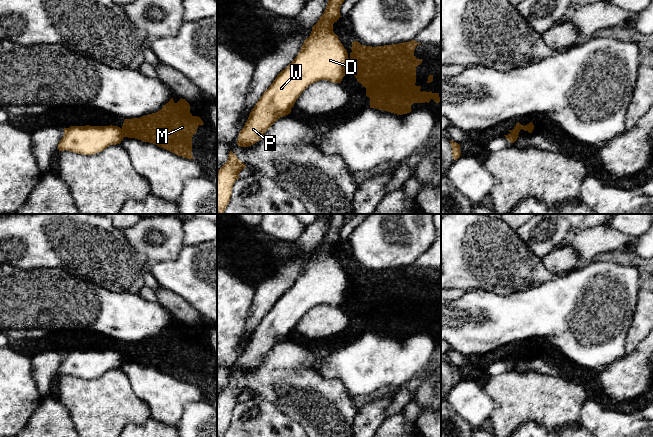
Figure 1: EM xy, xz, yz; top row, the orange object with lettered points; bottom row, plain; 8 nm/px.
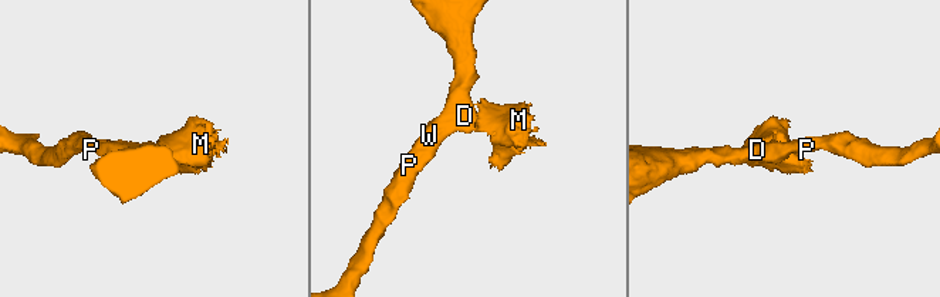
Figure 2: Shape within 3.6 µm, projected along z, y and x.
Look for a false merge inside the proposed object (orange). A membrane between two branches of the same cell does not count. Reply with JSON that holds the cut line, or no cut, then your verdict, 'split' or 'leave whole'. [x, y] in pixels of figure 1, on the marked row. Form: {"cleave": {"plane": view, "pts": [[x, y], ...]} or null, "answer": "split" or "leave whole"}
{"cleave": {"plane": "xy", "pts": [[121, 129], [125, 136]]}, "answer": "split"}

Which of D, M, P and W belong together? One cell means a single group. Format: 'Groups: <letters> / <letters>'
Groups: D P W / M

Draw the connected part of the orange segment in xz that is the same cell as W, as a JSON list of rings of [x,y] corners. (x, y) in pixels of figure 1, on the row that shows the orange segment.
[[[328,0],[325,11],[312,27],[311,34],[304,41],[298,55],[277,75],[251,110],[247,122],[239,133],[238,146],[249,147],[258,142],[275,121],[290,114],[294,103],[309,85],[320,80],[341,83],[349,65],[349,58],[347,50],[333,31],[333,24],[341,17],[340,6],[343,2],[344,0]]]

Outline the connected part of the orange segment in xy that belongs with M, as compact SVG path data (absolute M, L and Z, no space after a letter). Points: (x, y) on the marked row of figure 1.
M171 98L156 113L125 119L122 132L125 137L150 142L178 156L194 159L192 137L199 125L204 125L203 121L190 113L190 105L185 99L175 103Z

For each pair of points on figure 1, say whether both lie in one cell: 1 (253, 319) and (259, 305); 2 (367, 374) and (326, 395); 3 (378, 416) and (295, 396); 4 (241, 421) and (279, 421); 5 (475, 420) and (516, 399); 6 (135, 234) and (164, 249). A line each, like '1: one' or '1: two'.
1: one
2: two
3: two
4: one
5: two
6: one

